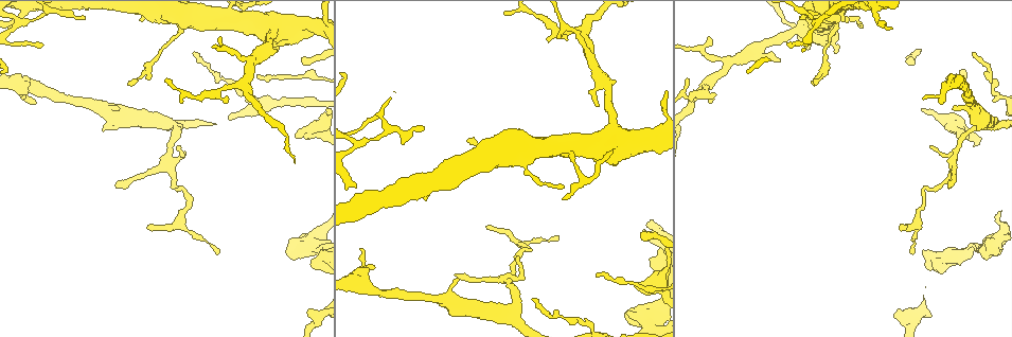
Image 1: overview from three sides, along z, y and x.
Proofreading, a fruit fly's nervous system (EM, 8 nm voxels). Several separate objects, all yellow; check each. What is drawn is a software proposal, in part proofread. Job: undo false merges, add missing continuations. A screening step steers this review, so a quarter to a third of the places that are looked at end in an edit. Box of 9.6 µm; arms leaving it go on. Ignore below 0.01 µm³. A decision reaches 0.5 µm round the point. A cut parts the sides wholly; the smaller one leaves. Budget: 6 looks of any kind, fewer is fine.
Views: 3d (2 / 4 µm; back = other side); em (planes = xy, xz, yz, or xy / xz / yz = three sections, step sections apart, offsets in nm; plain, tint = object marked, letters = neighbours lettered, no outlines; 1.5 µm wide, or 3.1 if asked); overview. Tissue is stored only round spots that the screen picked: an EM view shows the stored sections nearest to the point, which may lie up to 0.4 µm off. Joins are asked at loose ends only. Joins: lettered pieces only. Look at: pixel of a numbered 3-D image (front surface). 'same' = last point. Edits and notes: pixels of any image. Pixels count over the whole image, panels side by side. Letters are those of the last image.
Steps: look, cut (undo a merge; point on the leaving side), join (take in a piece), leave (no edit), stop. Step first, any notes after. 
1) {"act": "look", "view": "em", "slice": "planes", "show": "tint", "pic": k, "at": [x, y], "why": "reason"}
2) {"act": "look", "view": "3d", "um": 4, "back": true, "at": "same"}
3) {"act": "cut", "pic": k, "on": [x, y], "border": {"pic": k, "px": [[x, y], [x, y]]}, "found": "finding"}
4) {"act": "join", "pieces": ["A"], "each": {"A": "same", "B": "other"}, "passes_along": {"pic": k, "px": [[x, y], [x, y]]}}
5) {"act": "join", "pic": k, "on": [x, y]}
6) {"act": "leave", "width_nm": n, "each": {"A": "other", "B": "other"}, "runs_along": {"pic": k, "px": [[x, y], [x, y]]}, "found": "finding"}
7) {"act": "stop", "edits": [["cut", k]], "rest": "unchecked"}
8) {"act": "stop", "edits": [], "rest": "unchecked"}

{"act": "look", "view": "em", "slice": "yz", "step": 4, "show": "tint", "pic": 1, "at": [950, 187], "why": "free end"}

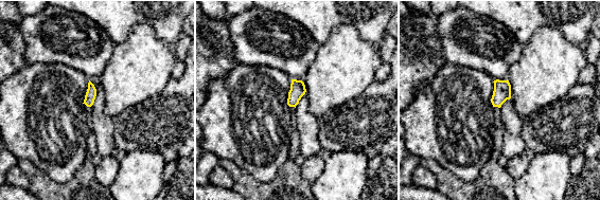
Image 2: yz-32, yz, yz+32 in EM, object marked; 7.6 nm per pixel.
{"act": "look", "view": "em", "slice": "planes", "show": "letters", "at": "same", "why": "cut it another way"}

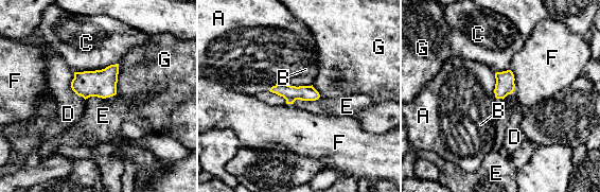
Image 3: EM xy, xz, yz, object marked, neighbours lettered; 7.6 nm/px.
{"act": "leave", "longest_contact_nm": ["C", 340], "each": {"A": "other", "B": "other", "C": "other", "D": "other", "E": "other", "F": "other", "G": "other"}, "found": "none of them fits"}

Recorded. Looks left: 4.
{"act": "look", "view": "3d", "um": 4, "pic": 1, "at": [310, 310], "why": "branch stops here"}

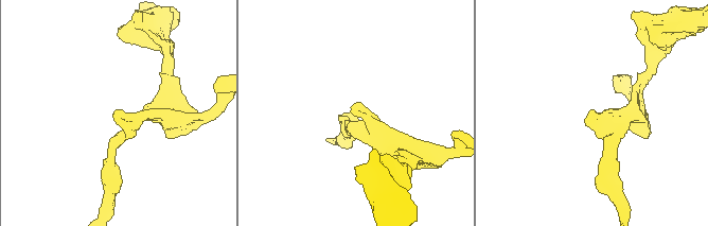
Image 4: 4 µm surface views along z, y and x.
{"act": "look", "view": "em", "slice": "planes", "show": "letters", "pic": 4, "at": [588, 111]}

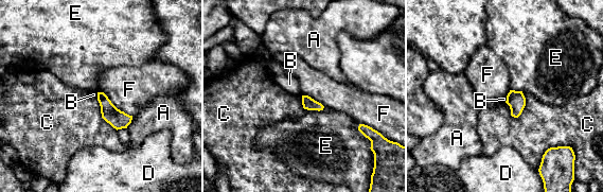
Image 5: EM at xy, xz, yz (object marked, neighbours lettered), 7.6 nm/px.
{"act": "leave", "each": {"A": "other", "B": "other", "C": "other", "D": "other", "E": "other", "F": "other"}, "border": {"pic": 5, "px": [[98, 91], [131, 116]]}, "found": "none of them fits"}

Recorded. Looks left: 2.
{"act": "look", "view": "em", "slice": "planes", "show": "letters", "pic": 1, "at": [925, 189], "why": "abrupt turn"}

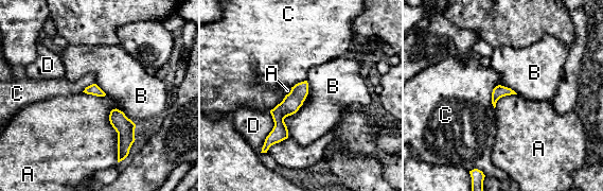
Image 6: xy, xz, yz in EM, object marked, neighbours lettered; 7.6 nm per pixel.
{"act": "leave", "each": {"A": "other", "B": "other", "C": "other", "D": "other"}, "runs_along": {"pic": 6, "px": [[304, 84], [266, 146]]}, "found": "continuous, no second neuron"}

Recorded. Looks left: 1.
{"act": "stop", "edits": [], "rest": "unchecked"}

